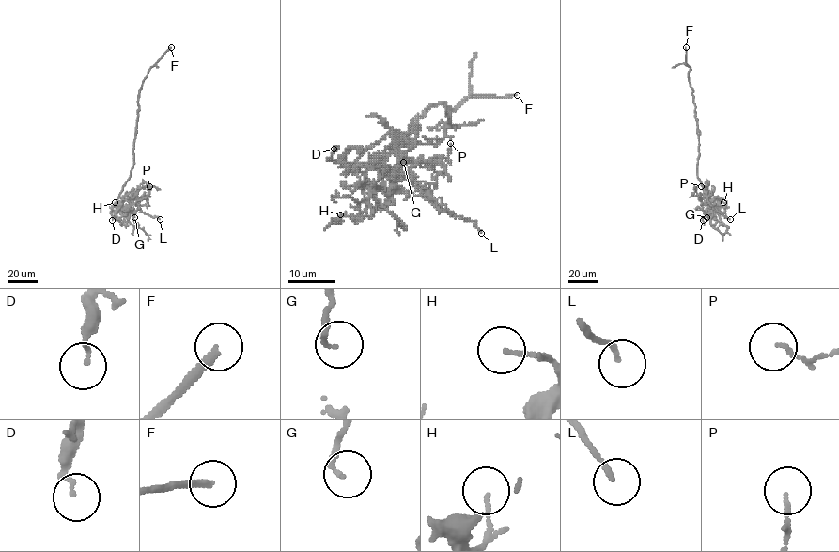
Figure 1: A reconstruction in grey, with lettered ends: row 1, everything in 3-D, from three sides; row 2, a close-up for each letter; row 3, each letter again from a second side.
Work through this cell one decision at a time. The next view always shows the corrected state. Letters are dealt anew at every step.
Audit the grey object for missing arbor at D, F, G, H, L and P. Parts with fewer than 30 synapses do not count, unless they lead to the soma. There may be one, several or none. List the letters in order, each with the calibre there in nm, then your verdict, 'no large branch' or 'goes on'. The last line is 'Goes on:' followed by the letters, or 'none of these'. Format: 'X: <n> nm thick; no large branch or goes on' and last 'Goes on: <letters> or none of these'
D: 130 nm thick; goes on
F: 190 nm thick; goes on
G: 140 nm thick; goes on
H: 120 nm thick; no large branch
L: 150 nm thick; no large branch
P: 110 nm thick; no large branch
Goes on: D, F, G

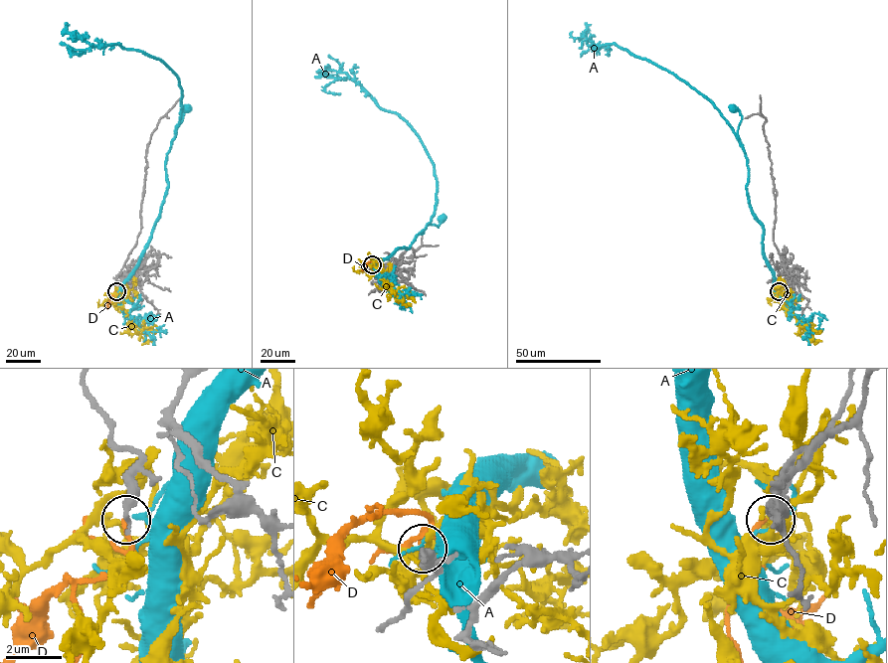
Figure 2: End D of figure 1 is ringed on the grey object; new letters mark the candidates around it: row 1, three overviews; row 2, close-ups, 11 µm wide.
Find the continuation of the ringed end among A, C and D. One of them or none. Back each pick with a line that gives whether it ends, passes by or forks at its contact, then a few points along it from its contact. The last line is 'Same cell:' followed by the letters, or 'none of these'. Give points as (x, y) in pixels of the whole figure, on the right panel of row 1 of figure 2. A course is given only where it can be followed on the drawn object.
D: it ends | via (779, 291), (777, 295), (784, 307)
Same cell: D

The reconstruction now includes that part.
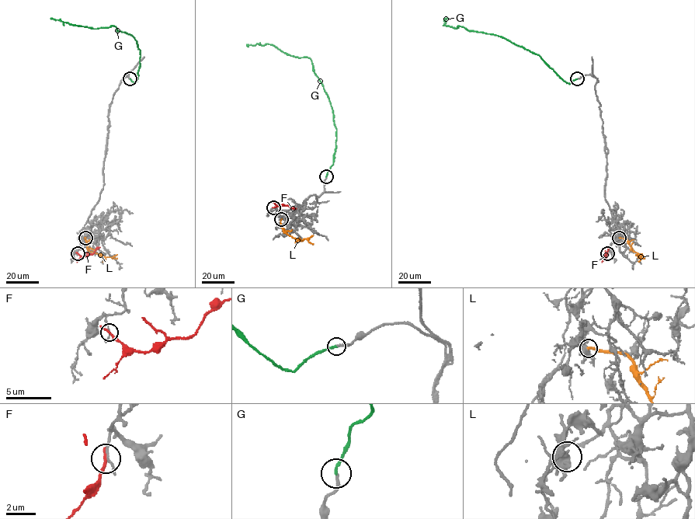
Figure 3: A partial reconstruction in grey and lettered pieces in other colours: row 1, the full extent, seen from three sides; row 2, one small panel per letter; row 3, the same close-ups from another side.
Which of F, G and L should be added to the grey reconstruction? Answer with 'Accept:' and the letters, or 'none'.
Accept: G

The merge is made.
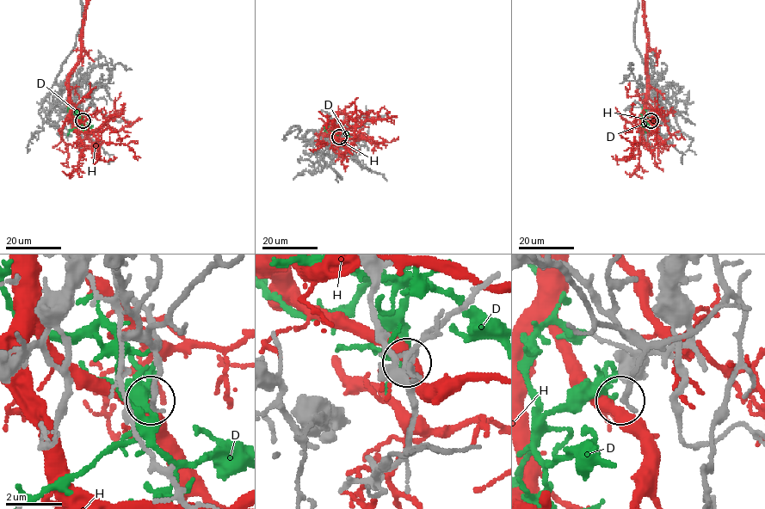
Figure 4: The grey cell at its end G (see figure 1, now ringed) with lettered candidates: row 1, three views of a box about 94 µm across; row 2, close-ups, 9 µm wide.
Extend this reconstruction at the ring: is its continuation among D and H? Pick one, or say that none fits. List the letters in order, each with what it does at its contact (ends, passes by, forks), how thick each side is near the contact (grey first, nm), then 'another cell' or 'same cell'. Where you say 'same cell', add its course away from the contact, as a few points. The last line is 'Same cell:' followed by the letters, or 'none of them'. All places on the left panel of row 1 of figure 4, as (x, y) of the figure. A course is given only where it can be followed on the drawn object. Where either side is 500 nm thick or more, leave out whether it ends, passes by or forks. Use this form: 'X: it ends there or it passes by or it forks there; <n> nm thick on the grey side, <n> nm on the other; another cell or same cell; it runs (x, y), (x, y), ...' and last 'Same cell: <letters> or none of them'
D: it passes by; 180 nm thick on the grey side, 170 nm on the other; another cell
H: it forks there; 200 nm thick on the grey side, 380 nm on the other; another cell
Same cell: none of them

